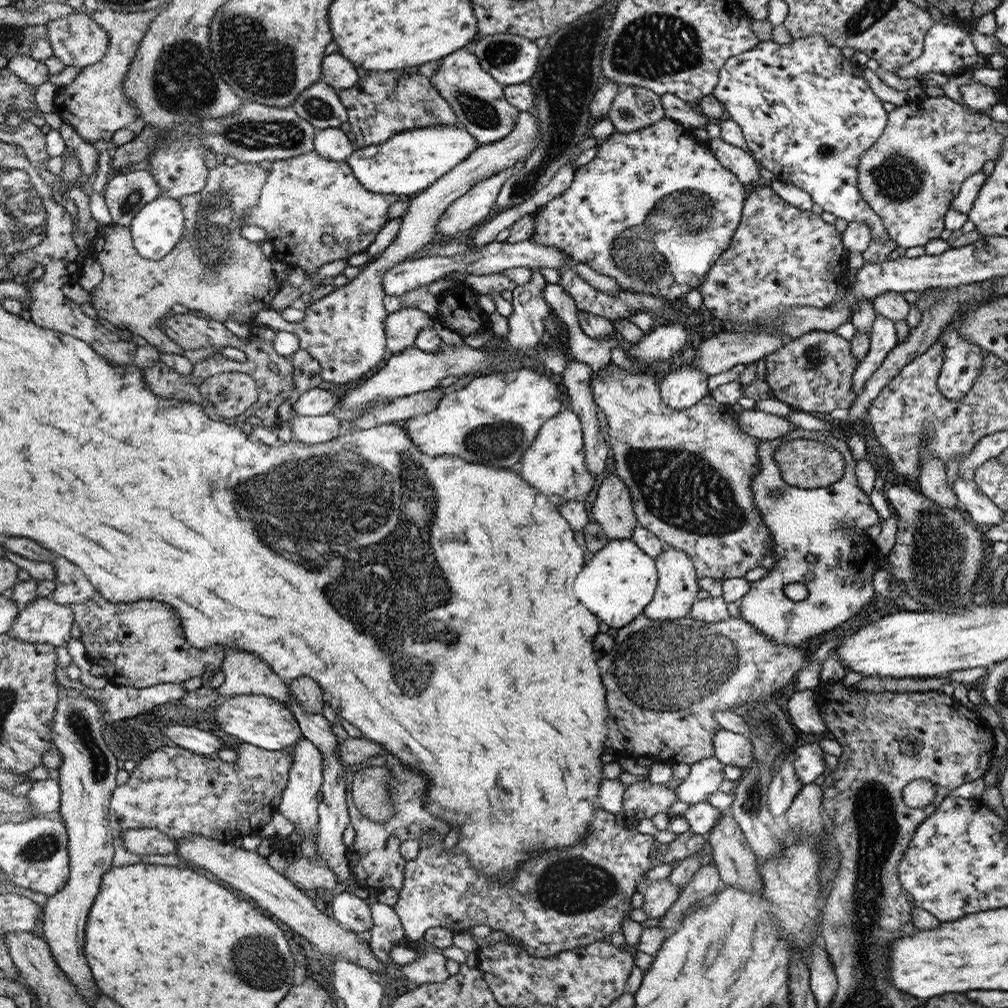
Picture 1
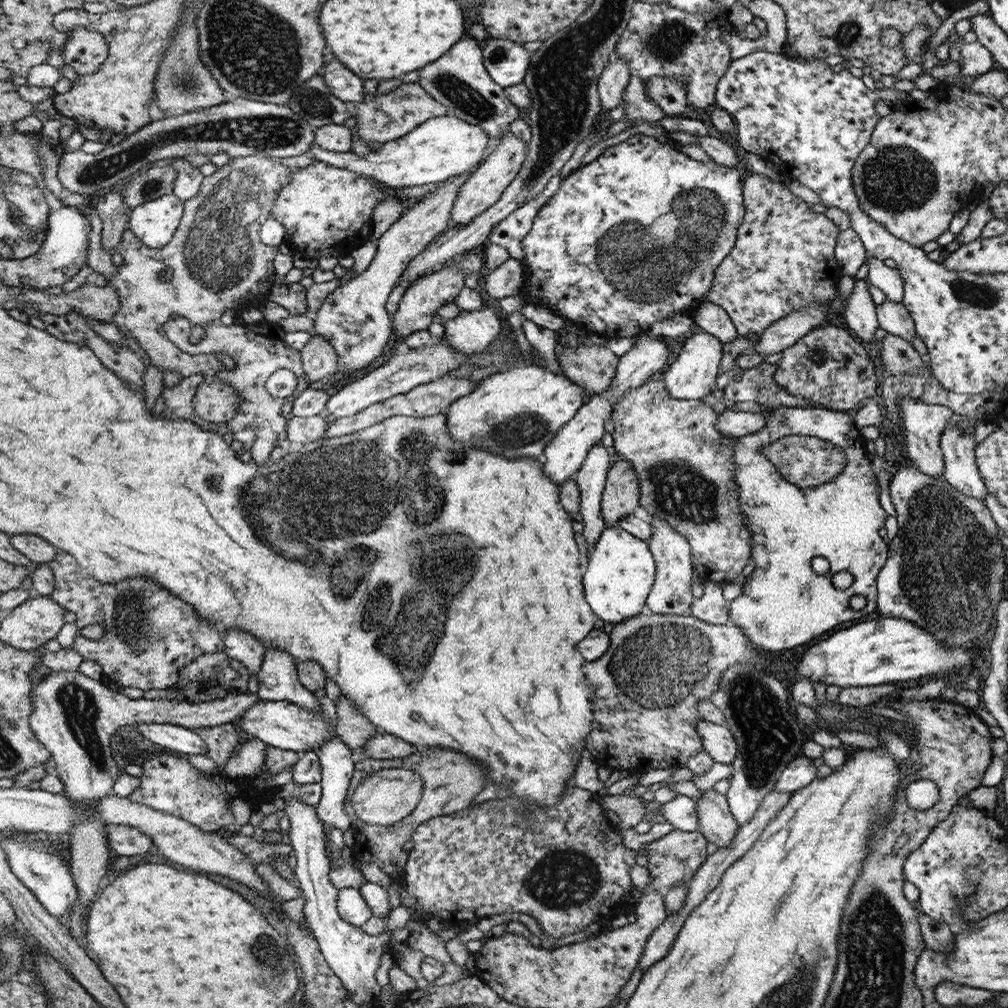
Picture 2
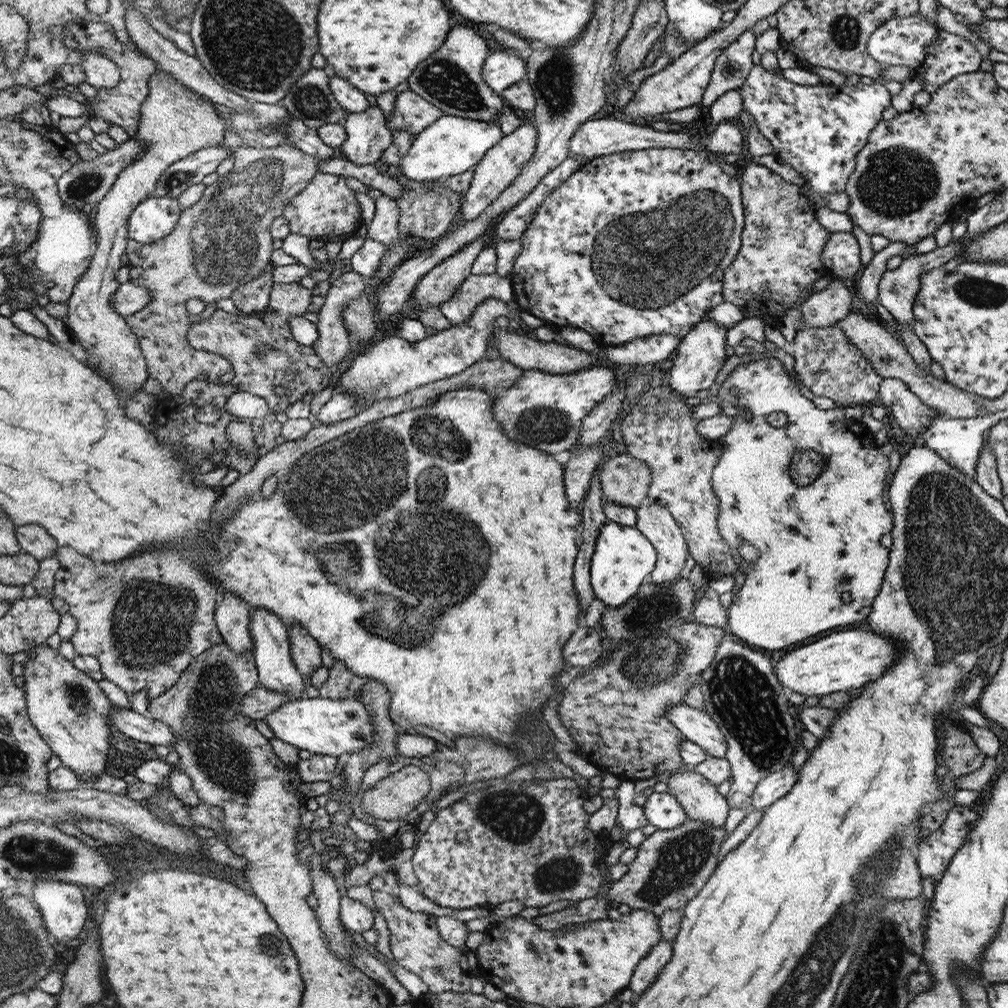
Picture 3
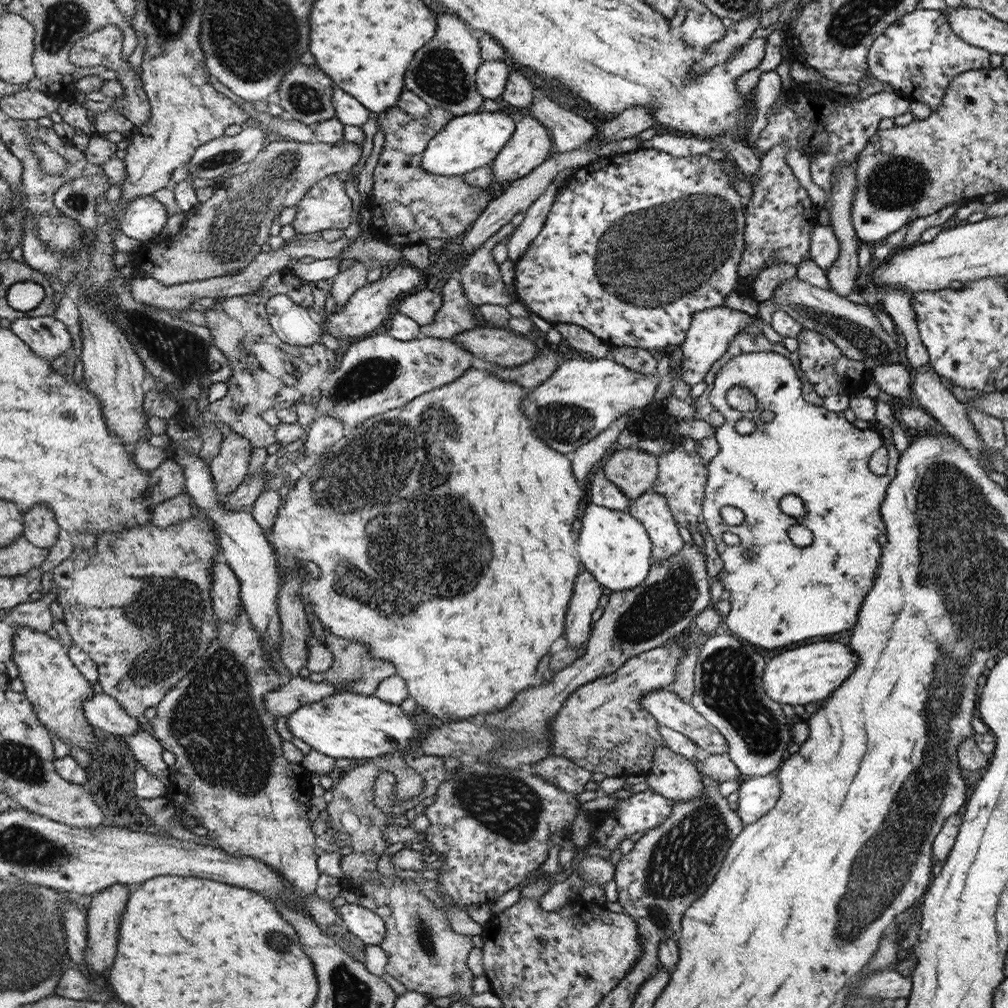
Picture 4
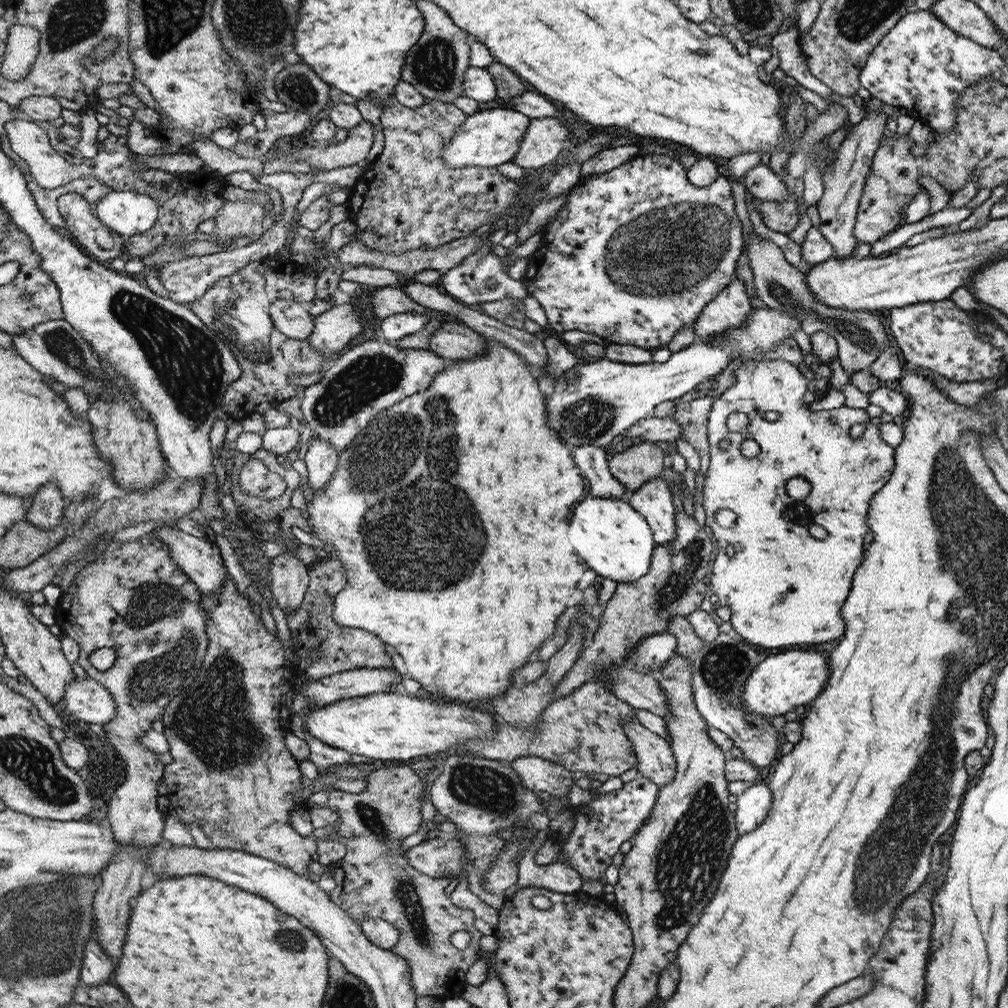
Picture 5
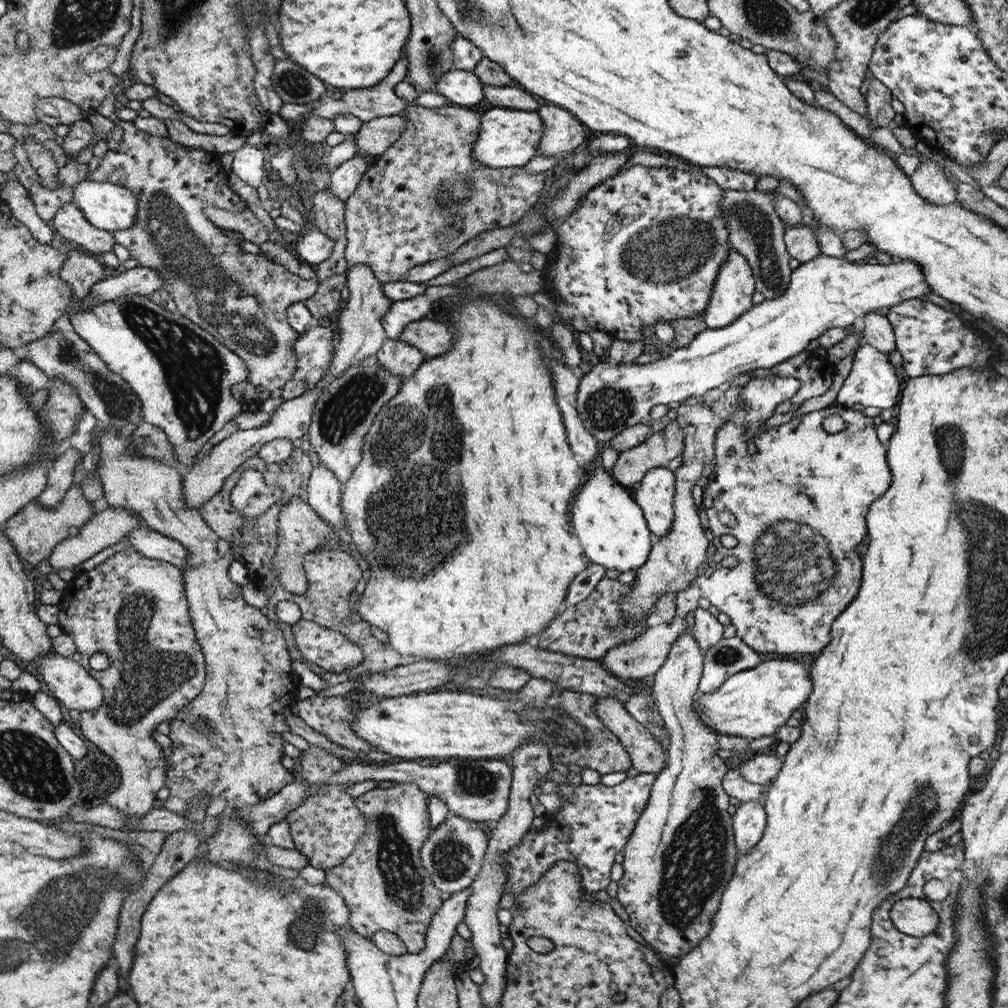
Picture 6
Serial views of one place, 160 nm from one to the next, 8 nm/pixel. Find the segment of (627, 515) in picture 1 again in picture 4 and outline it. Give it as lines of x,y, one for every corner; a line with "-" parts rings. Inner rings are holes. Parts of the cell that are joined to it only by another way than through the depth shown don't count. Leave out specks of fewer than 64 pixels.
637,448
617,451
610,456
610,460
606,460
606,465
604,466
604,476
606,476
606,479
613,482
624,493
624,496
631,501
651,491
659,473
658,457

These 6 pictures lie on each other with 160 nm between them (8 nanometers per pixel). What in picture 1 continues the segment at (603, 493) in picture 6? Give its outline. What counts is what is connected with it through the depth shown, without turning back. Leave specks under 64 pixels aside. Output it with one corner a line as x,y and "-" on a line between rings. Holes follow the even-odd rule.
632,538
610,539
592,555
582,568
582,578
578,578
578,594
582,594
582,604
588,610
594,610
602,622
617,629
644,613
646,605
653,600
654,592
657,592
654,560

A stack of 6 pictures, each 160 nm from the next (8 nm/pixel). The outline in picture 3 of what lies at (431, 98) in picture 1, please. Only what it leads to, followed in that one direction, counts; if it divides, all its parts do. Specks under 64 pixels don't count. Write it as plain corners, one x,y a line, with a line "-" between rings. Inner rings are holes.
402,90
395,98
394,112
386,124
392,133
407,130
409,133
418,134
444,114
445,111
426,102
422,96
410,90

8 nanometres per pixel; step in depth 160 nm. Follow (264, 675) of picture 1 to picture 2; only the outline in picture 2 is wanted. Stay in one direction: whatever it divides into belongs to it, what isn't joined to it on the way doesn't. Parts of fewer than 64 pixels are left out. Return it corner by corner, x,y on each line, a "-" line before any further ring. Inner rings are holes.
226,629
225,652
230,658
238,660
247,667
250,675
260,670
265,655
265,646
259,638
242,629

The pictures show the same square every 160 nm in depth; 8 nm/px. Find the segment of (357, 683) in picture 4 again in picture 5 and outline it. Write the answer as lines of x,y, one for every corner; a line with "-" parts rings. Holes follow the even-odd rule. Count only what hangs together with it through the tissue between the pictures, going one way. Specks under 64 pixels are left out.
318,559
310,566
309,585
302,601
302,604
293,612
287,614
287,624
291,630
291,636
295,640
295,652
300,656
300,663
296,664
298,676
307,680
320,680
333,674
351,671
361,668
373,669
394,669
392,664
393,656
386,653
386,644
374,633
368,636
354,636
350,627
340,626
333,617
333,604
335,596
346,587
346,576
342,570
343,562
340,559
-
313,654
319,654
319,659
315,659

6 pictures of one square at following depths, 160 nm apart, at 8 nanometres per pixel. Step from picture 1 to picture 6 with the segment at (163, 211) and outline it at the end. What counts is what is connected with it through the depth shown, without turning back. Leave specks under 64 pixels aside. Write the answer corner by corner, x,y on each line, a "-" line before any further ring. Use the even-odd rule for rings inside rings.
85,178
74,187
72,202
95,227
111,233
137,221
137,195
114,183

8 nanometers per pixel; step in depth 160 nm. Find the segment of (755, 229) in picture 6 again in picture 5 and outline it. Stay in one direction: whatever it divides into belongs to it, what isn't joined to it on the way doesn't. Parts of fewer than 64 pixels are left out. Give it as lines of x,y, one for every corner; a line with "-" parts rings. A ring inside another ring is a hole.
752,232
746,254
753,272
753,283
757,295
770,309
781,310
801,322
801,329
810,337
816,331
824,331
837,340
840,350
840,366
851,376
862,369
868,369
882,350
889,346
887,333
874,312
864,310
840,310
823,304
809,291
805,273
798,272
786,262
782,250
771,242

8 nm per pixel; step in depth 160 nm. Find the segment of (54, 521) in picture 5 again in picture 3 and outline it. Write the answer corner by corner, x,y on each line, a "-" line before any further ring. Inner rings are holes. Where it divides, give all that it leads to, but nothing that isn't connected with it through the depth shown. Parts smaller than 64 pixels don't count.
27,524
16,527
17,538
22,552
34,555
39,561
48,557
54,557
58,550
57,540
51,537
38,524

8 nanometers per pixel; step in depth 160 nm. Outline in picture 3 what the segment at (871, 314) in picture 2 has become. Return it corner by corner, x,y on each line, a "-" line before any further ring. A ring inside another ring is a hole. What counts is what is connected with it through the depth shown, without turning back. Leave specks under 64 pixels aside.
890,242
880,252
873,253
872,260
863,270
860,282
858,281
860,298
864,300
864,304
877,303
879,282
888,260
892,256
903,254
905,248
907,248
907,244
904,242

